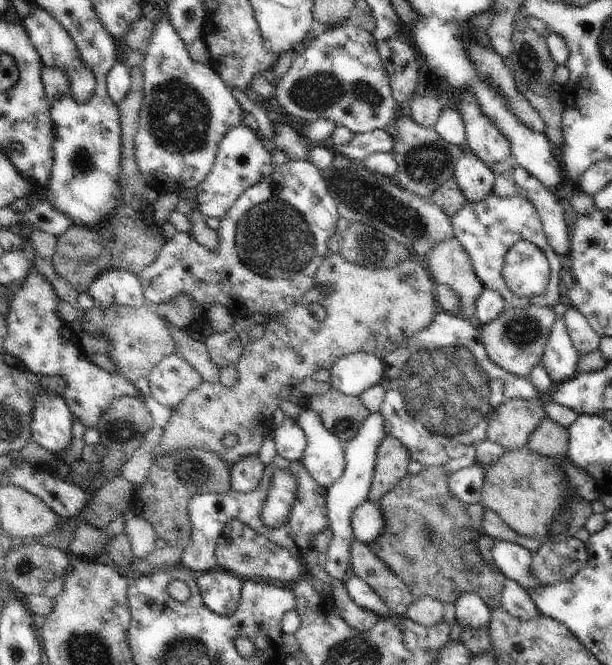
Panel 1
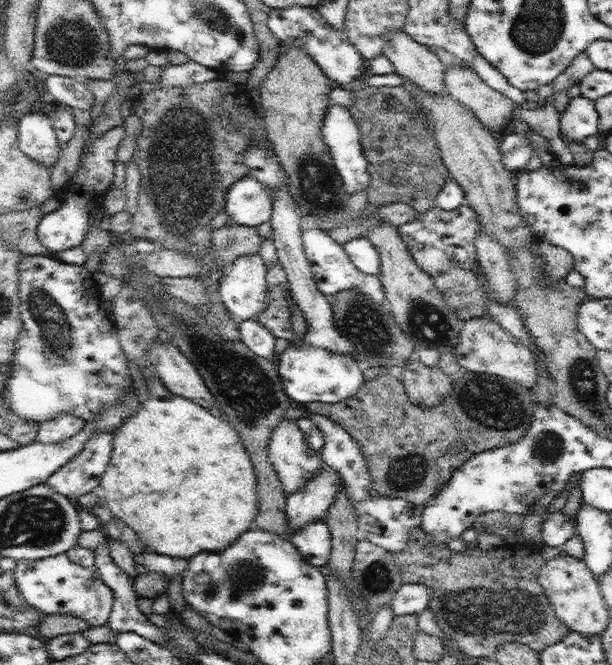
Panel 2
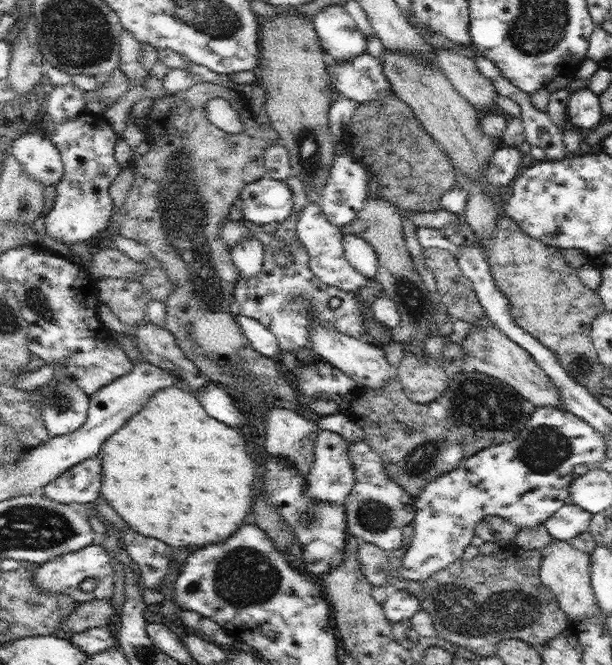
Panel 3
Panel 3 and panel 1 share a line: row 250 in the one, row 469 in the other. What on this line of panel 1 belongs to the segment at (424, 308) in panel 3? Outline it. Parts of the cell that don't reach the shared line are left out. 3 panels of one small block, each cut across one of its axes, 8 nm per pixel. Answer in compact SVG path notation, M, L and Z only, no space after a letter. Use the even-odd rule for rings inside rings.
M386 435L377 448L375 475L371 484L369 498L379 501L409 474L411 452L406 445L395 436Z

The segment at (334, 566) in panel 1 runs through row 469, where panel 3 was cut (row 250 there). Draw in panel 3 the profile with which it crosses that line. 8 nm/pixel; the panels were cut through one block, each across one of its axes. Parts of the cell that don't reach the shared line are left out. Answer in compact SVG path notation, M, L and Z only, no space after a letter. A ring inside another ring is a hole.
M352 234L343 235L346 259L354 269L372 279L377 273L377 254L367 240Z

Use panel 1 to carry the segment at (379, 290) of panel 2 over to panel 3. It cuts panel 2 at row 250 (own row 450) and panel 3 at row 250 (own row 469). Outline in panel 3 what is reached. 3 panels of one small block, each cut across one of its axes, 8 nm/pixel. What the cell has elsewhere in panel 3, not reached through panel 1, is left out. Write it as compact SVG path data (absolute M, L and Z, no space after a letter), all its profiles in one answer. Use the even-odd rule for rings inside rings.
M309 203L304 206L297 221L297 238L302 242L309 254L308 266L324 284L336 286L346 292L360 293L362 288L368 286L368 277L354 269L346 259L343 247L343 235L340 227L332 224L322 213L318 203Z

